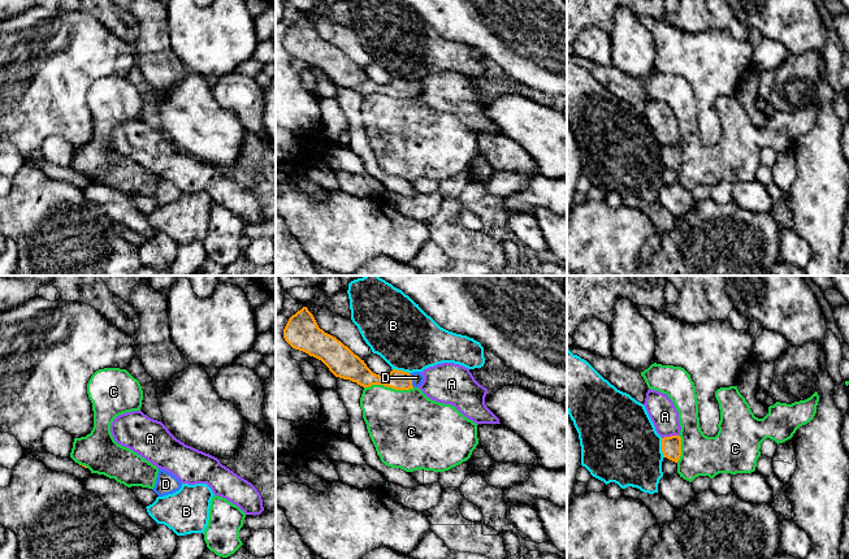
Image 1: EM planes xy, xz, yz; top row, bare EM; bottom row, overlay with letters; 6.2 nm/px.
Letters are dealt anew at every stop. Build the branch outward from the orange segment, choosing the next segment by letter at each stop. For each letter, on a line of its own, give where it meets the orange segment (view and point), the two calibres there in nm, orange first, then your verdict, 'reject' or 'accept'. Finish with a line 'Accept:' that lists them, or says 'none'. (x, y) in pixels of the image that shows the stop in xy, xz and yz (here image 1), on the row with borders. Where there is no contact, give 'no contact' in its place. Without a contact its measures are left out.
A: yz (671, 436) | 130/170 nm | reject
B: yz (662, 447) | 130/460 nm | reject
C: xz (389, 386) | 150/440 nm | reject
D: xz (411, 380) | 120/70 nm | accept
Accept: D

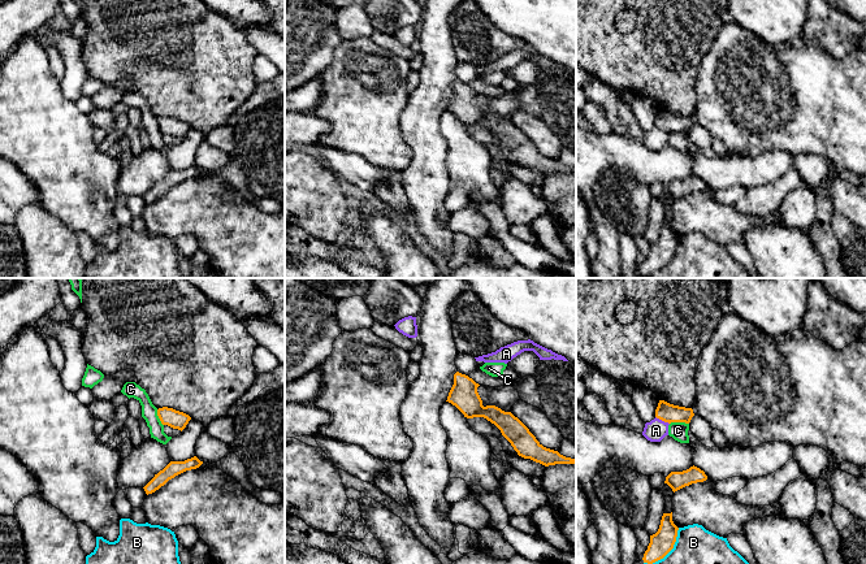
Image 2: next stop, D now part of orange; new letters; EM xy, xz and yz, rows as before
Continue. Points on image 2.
A: yz (662, 420) | 120/140 nm | reject
B: yz (671, 549) | 150/240 nm | reject
C: yz (679, 421) | 120/110 nm | reject
Accept: none

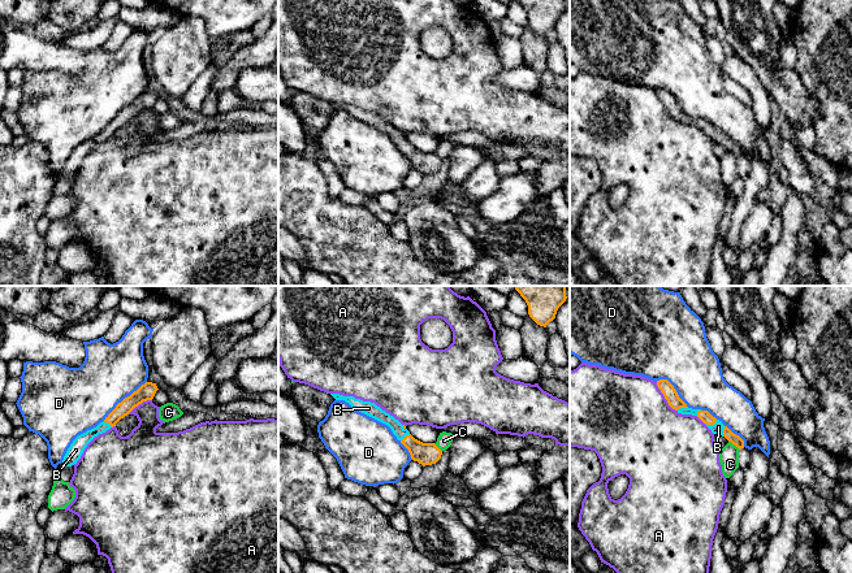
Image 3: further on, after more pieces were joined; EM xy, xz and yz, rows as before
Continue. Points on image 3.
A: yz (665, 398) | 90/500 nm | reject
B: yz (710, 424) | 70/70 nm | accept
C: yz (734, 445) | 70/130 nm | reject
D: xy (125, 398) | 100/360 nm | reject
Accept: B

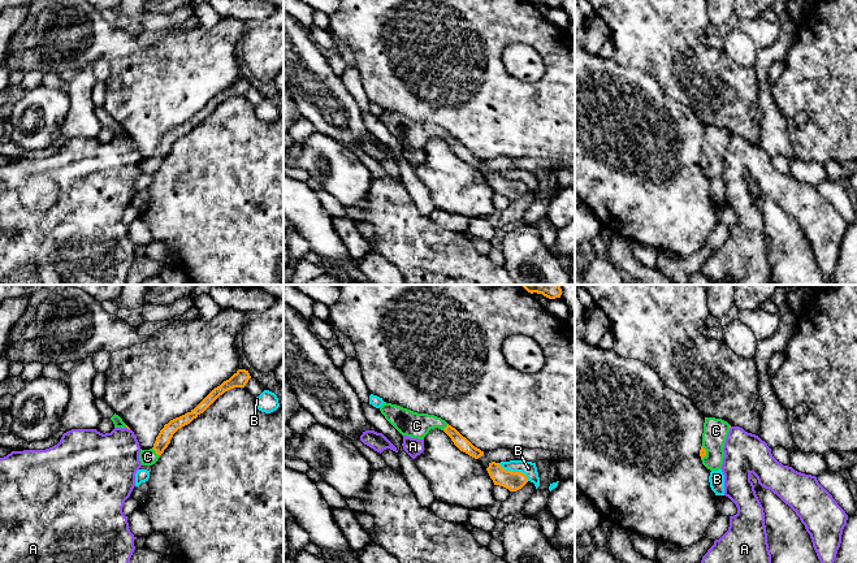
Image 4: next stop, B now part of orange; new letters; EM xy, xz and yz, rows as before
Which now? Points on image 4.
A: xy (128, 428) | 20/360 nm | reject
B: xz (514, 472) | 120/90 nm | reject
C: xy (155, 451) | 90/100 nm | accept
Accept: C

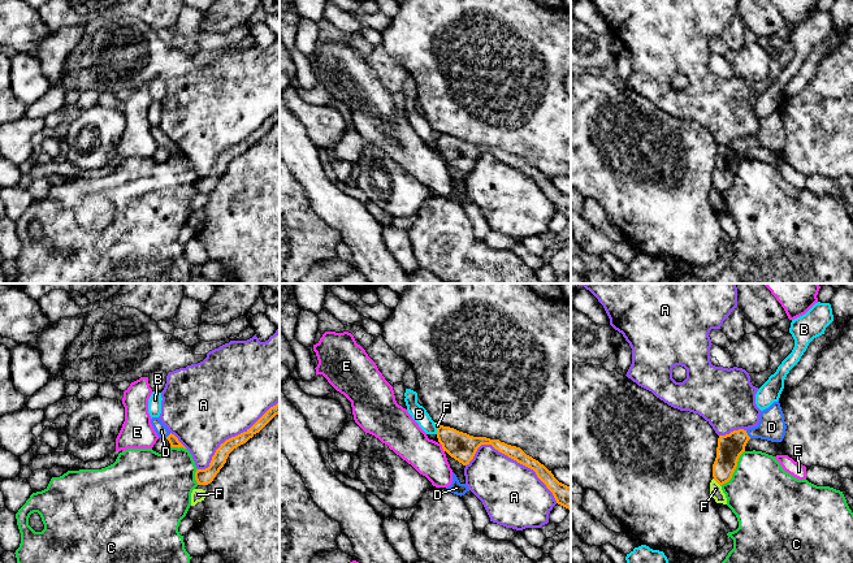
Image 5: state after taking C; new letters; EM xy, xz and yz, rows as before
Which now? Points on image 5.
A: xz (514, 459) | 80/380 nm | reject
B: xz (437, 431) | 170/100 nm | reject
C: yz (735, 468) | 160/420 nm | reject
D: yz (747, 434) | 160/170 nm | accept
E: xz (442, 447) | 170/220 nm | reject
F: yz (717, 481) | 160/80 nm | reject
Accept: D

